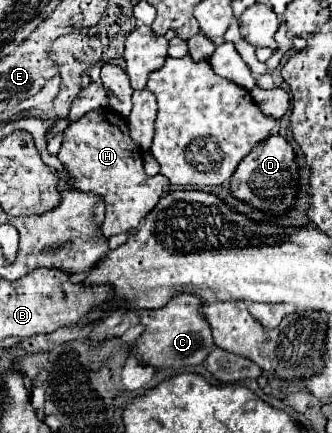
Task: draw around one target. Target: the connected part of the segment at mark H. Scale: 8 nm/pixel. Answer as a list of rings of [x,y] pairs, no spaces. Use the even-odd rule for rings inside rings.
[[[92,110],[80,120],[72,122],[64,130],[64,144],[58,152],[64,172],[70,178],[70,186],[80,192],[92,192],[102,196],[106,206],[106,218],[102,222],[102,234],[112,238],[120,232],[136,230],[140,220],[158,204],[160,196],[168,190],[166,176],[146,176],[144,154],[130,138],[126,118],[114,110]]]

